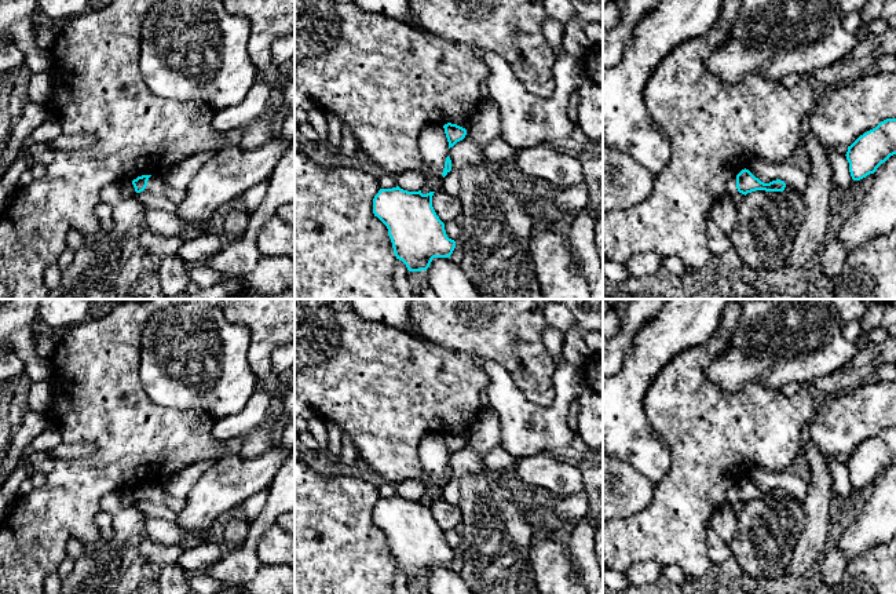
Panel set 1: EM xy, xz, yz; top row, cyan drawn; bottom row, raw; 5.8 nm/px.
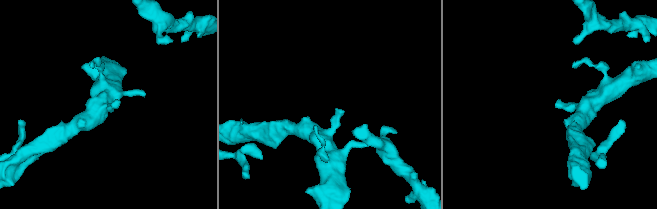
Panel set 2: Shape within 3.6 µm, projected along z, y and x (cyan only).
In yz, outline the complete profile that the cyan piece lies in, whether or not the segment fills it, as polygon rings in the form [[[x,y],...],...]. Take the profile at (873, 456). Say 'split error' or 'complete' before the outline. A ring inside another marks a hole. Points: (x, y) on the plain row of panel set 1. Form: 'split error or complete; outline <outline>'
complete; outline [[[886,427],[848,455],[846,469],[853,489],[860,489],[896,463],[896,427]]]

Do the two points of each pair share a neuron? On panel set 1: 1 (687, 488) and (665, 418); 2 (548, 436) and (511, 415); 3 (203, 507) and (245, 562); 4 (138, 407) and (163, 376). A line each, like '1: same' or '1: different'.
1: same
2: same
3: different
4: different

